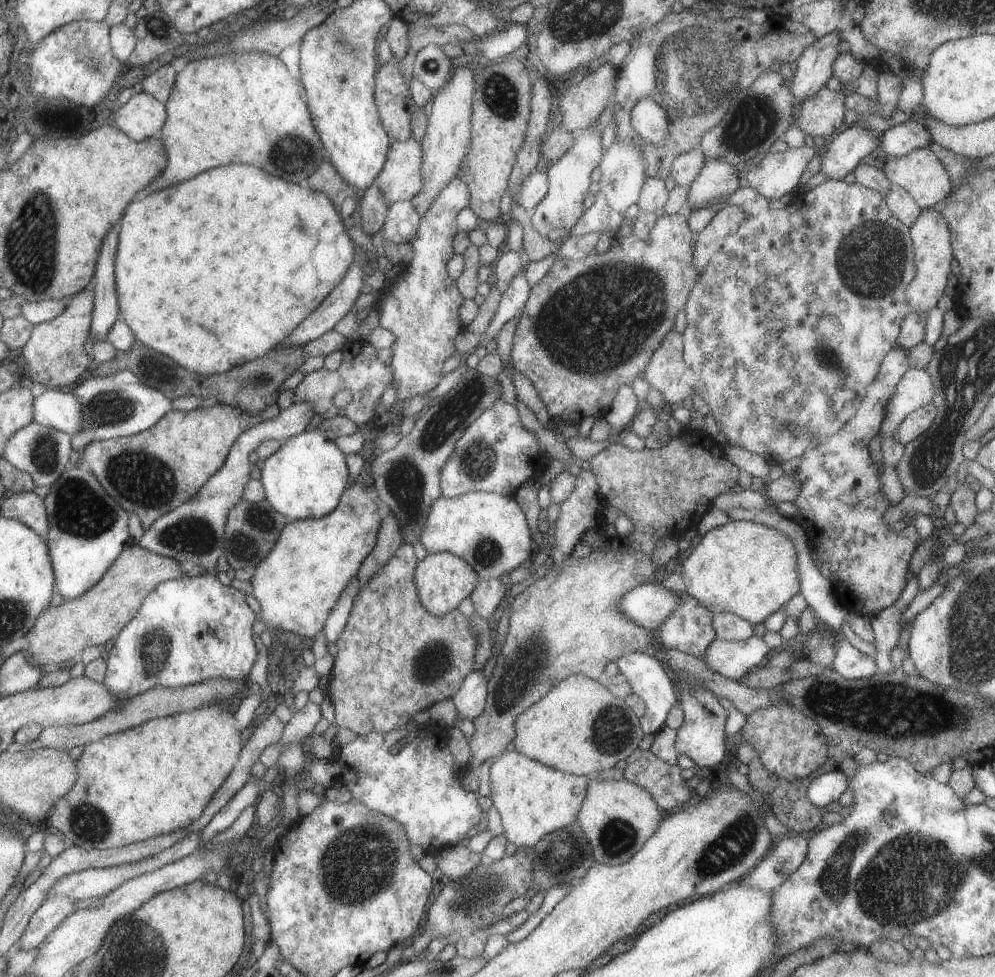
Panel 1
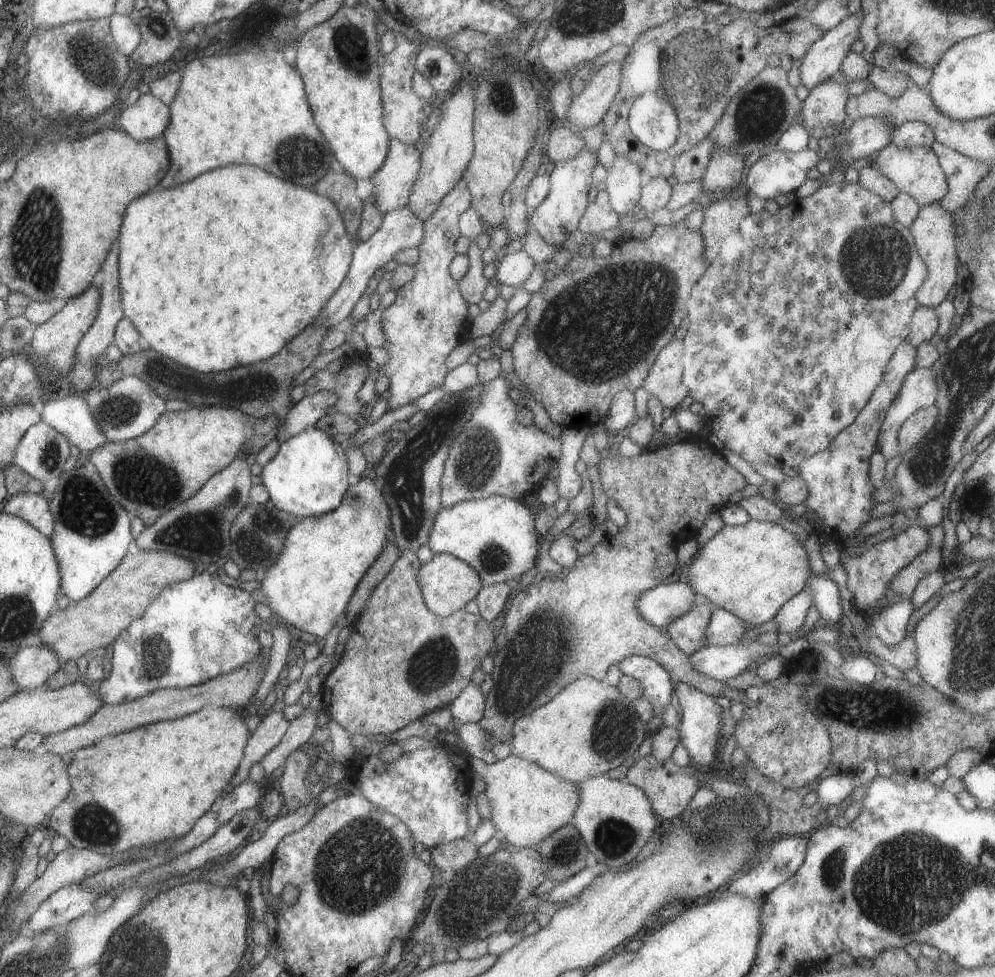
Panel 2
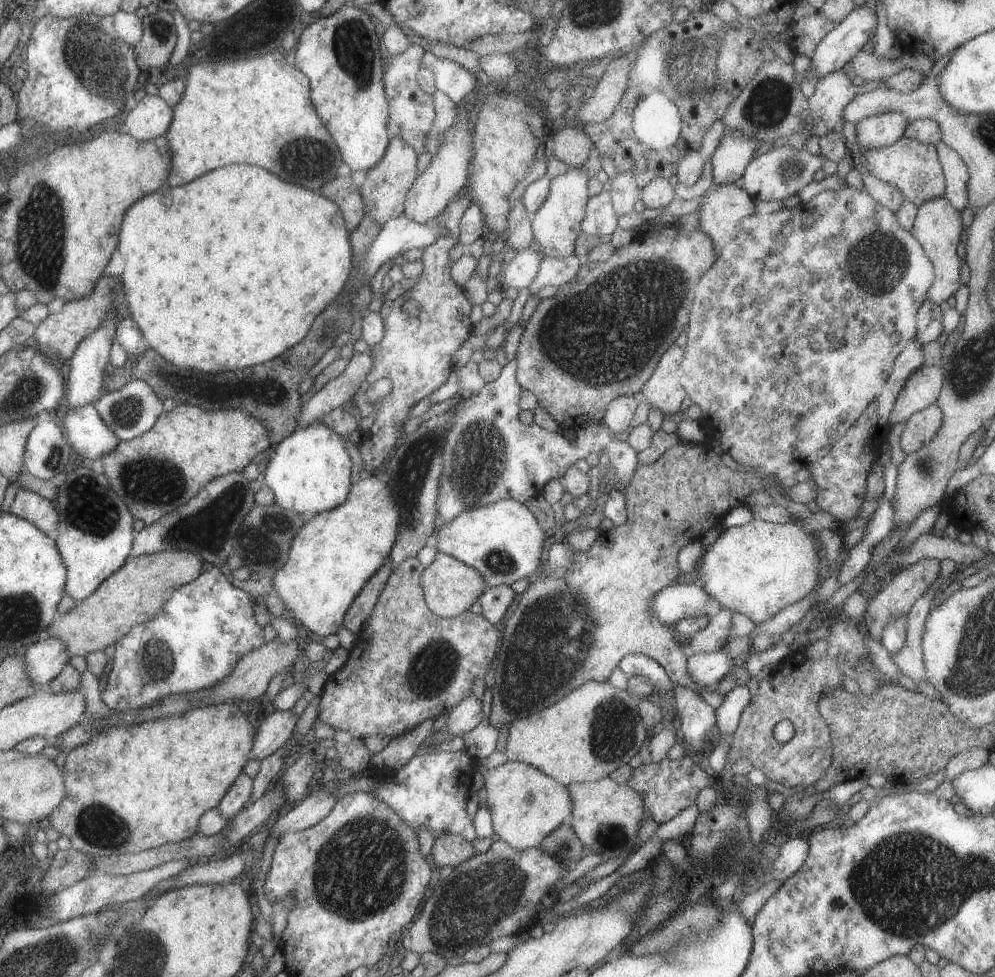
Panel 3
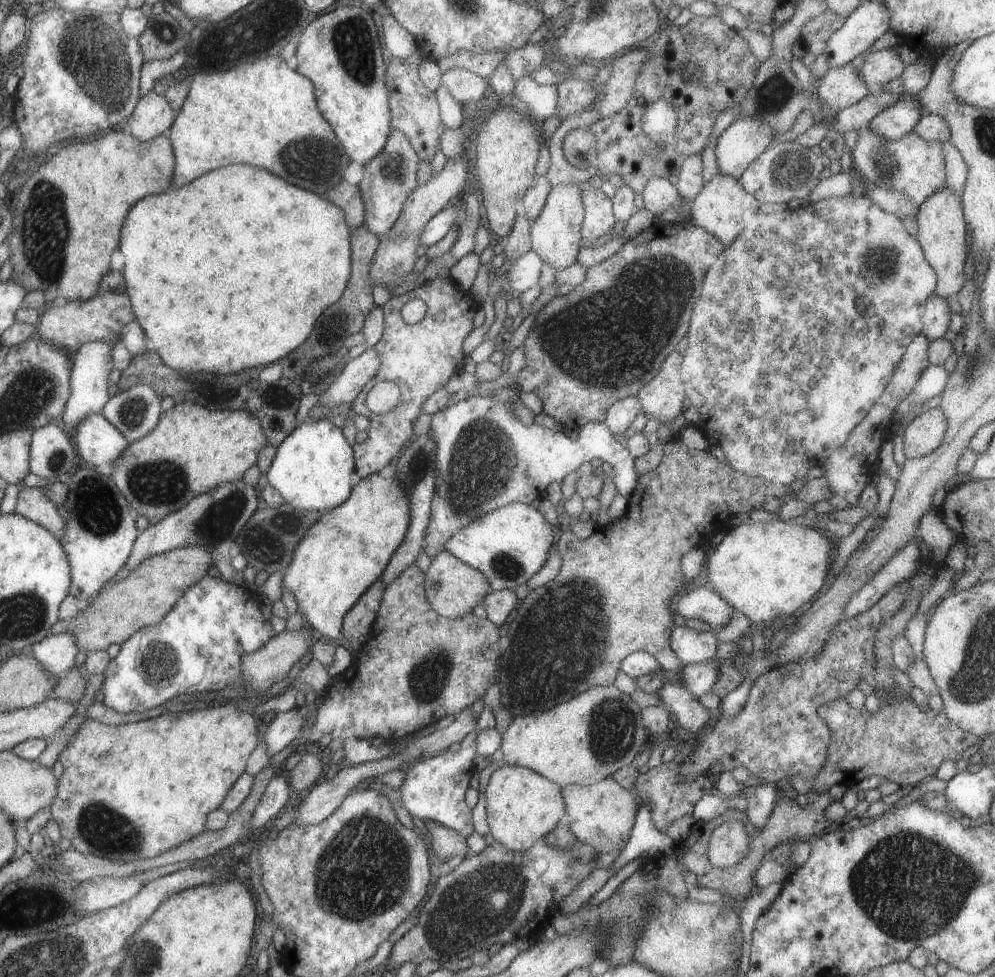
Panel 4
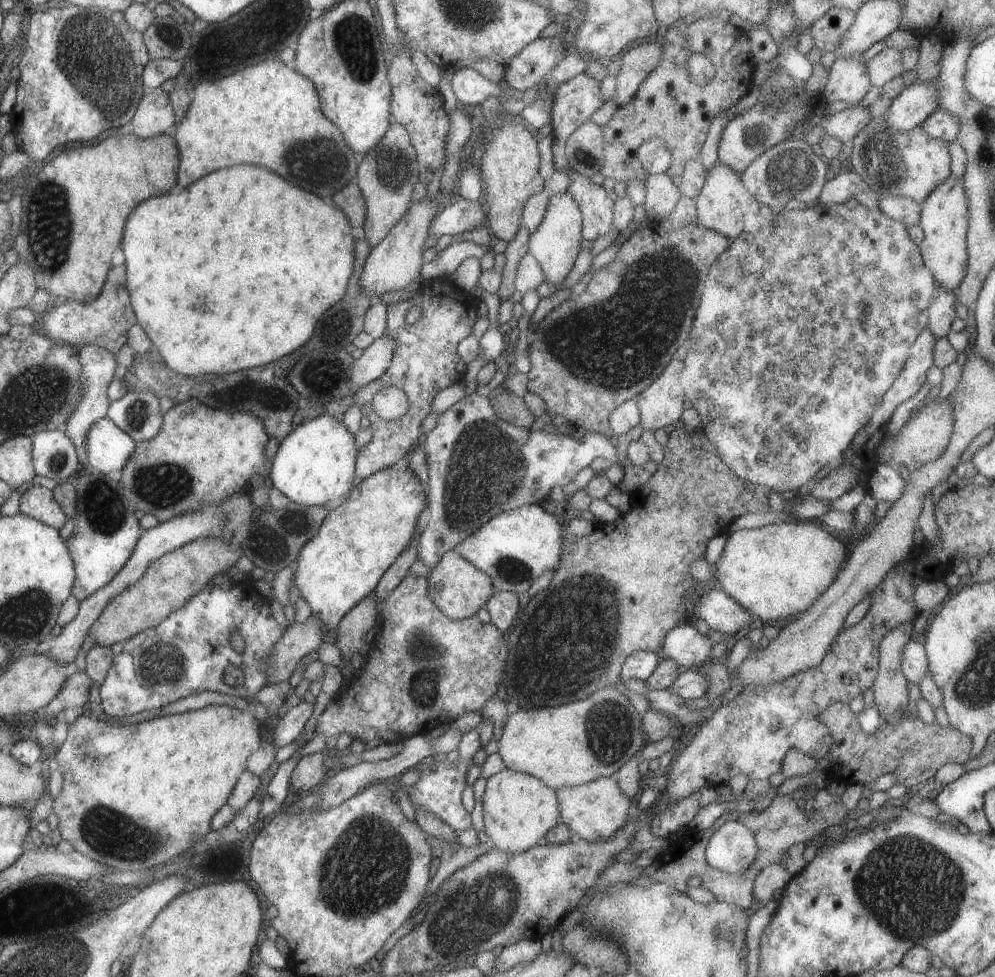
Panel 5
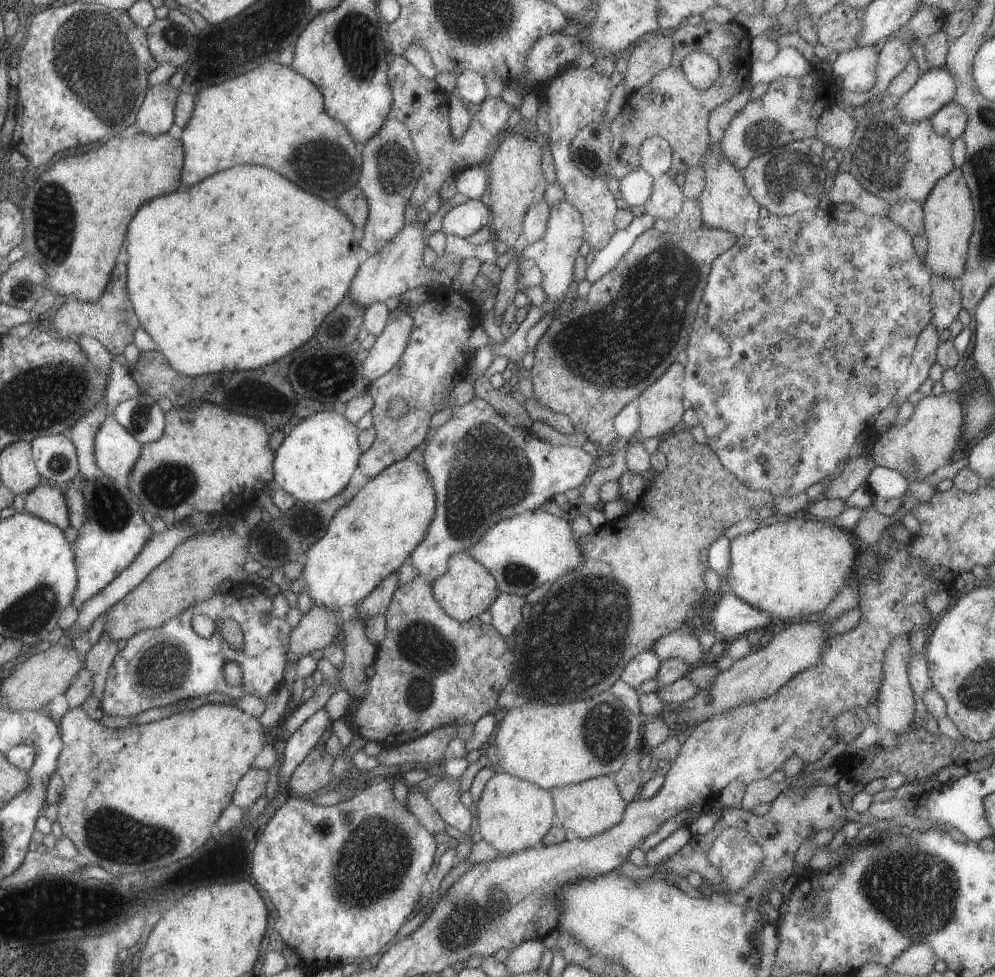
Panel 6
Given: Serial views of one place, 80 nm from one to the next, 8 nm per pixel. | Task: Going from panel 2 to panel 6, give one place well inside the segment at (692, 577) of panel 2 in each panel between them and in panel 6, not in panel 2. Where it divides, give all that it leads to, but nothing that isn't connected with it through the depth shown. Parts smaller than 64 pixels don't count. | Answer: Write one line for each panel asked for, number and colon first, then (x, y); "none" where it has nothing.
3: (757, 569)
4: (767, 570)
5: (773, 571)
6: (789, 568)

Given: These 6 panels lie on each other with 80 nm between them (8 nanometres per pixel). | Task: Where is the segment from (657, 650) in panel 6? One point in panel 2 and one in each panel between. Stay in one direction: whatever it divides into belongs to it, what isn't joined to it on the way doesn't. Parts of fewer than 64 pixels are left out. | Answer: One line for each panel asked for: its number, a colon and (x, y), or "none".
2: (724, 628)
3: (709, 639)
4: (690, 646)
5: (685, 645)

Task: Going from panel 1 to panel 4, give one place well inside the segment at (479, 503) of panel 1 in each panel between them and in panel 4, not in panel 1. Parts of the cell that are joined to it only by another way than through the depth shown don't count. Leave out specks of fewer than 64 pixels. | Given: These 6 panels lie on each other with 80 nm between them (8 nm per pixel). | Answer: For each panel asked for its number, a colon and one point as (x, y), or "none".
2: (495, 536)
3: (503, 542)
4: (508, 545)

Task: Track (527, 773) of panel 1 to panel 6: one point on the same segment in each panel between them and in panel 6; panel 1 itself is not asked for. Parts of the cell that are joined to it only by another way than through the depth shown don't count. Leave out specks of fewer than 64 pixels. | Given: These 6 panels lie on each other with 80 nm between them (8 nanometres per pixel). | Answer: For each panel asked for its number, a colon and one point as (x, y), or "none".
2: (527, 803)
3: (525, 805)
4: (521, 806)
5: (517, 809)
6: (512, 815)

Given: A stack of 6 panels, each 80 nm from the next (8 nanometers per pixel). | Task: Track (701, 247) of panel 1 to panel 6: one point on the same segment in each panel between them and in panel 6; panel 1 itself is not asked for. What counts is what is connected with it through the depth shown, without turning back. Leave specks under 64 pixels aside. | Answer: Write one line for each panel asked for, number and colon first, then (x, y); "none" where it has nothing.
2: (720, 219)
3: (720, 211)
4: (721, 203)
5: (721, 205)
6: (725, 204)

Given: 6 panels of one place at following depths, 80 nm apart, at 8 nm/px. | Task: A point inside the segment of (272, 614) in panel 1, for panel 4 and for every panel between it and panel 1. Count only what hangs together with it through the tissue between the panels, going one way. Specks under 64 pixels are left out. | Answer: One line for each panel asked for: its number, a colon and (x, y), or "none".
2: (323, 558)
3: (330, 558)
4: (345, 551)

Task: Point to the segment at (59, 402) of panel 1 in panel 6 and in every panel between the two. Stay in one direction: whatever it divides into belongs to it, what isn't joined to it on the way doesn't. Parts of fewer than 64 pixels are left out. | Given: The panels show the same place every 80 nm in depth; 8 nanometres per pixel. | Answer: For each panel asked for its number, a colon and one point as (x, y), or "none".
2: (67, 413)
3: (91, 438)
4: (96, 441)
5: (107, 448)
6: (115, 450)

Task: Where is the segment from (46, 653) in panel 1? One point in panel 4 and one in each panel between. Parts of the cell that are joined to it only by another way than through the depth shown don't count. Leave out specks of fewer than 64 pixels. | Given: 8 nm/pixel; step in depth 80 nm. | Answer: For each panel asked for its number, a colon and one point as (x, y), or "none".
2: (95, 621)
3: (142, 585)
4: (141, 598)

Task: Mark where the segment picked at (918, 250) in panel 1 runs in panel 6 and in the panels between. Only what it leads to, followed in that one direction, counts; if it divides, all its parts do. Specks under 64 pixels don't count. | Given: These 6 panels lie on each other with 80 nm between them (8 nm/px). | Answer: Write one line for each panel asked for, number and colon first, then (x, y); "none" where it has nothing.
2: (933, 230)
3: (937, 226)
4: (941, 225)
5: (944, 211)
6: (948, 217)

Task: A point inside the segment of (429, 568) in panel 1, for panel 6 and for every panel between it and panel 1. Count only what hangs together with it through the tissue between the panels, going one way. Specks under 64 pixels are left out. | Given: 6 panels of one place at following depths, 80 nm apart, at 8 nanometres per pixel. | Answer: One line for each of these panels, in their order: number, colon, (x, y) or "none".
2: (446, 583)
3: (449, 586)
4: (452, 588)
5: (458, 589)
6: (466, 589)

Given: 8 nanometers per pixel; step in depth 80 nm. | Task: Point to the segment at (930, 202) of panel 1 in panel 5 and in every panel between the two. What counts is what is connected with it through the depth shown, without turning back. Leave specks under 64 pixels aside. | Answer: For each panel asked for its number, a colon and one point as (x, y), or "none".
2: (914, 170)
3: (912, 166)
4: (911, 165)
5: (910, 163)

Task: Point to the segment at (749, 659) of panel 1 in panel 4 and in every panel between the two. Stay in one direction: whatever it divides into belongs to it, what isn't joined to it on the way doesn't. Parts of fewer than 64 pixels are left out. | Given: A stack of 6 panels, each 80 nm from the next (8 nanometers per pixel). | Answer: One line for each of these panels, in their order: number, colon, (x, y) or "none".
2: (719, 663)
3: (706, 669)
4: (698, 678)

